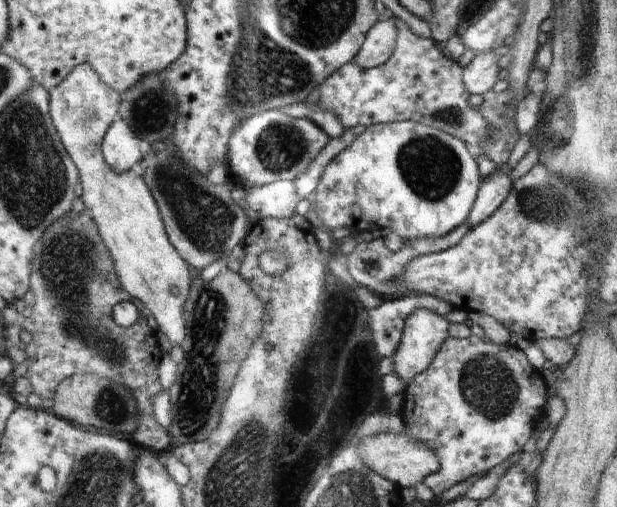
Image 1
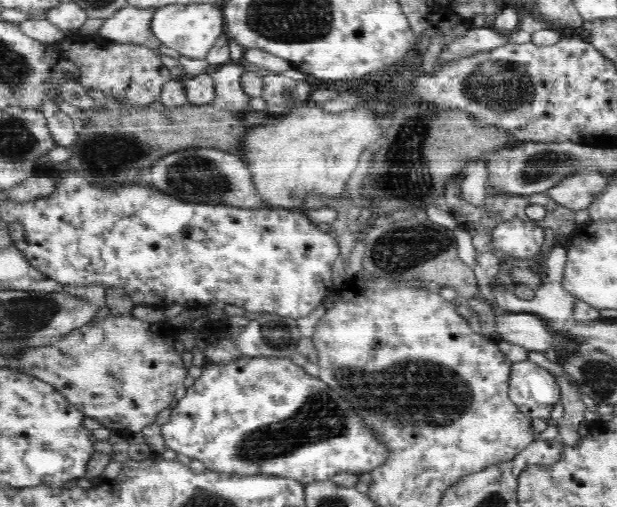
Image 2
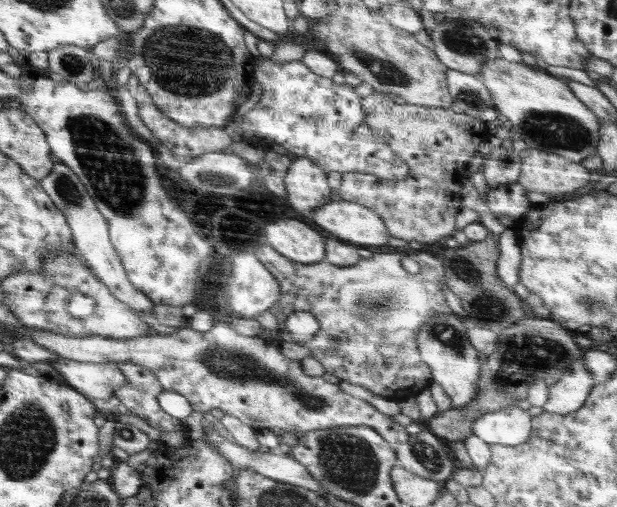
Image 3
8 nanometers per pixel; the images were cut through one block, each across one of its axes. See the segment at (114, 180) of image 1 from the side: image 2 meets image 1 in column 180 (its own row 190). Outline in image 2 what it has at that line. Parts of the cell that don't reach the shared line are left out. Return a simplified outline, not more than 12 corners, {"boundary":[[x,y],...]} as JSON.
{"boundary":[[302,105],[240,142],[268,206],[338,196],[382,136],[368,108]]}

